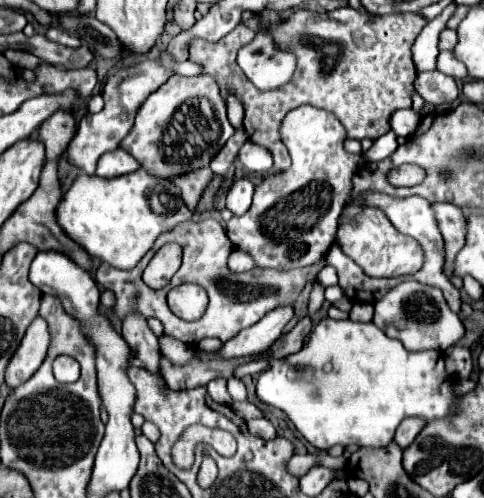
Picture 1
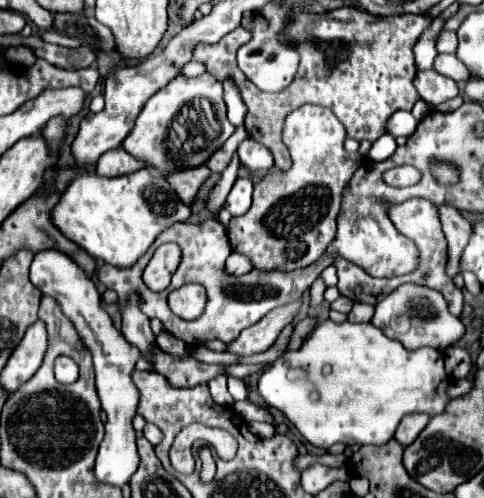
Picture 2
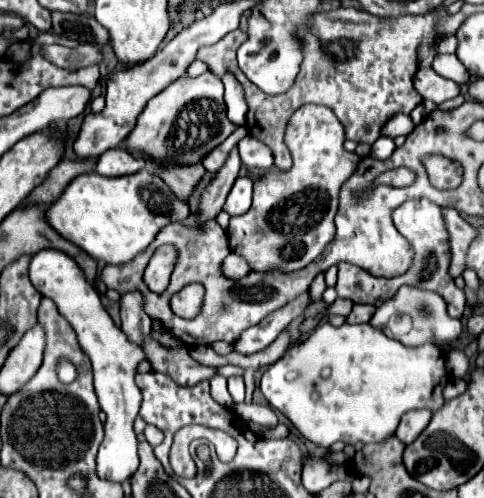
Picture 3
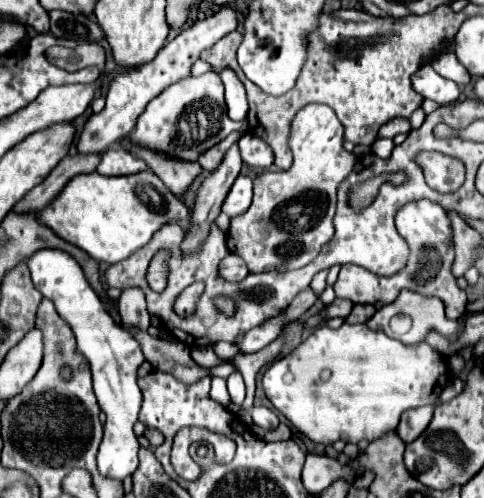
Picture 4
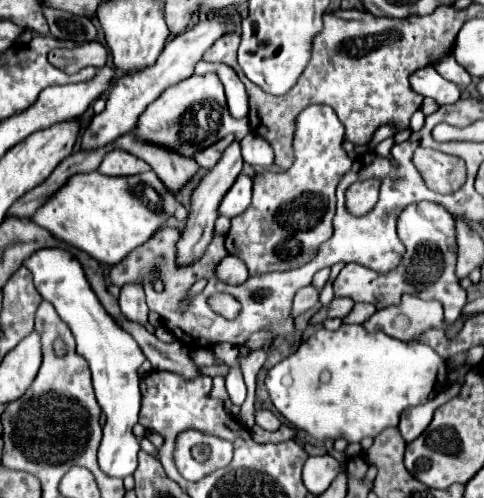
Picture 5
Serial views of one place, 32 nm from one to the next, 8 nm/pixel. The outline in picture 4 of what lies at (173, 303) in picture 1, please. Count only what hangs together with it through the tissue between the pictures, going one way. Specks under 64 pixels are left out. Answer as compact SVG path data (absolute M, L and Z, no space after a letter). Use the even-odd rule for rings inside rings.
M196 282L188 286L182 294L176 299L174 304L175 312L180 316L188 316L194 313L198 298L204 292L204 284Z

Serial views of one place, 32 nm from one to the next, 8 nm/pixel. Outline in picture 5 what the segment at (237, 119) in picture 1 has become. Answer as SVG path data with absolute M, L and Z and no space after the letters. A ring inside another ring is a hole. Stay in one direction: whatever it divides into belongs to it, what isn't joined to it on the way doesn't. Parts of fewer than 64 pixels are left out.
M200 60L194 68L194 74L206 74L206 72L214 72L220 76L227 100L228 108L232 118L246 118L248 114L248 96L246 96L246 88L240 82L240 78L236 76L236 72L228 66L218 66L218 64L210 64Z

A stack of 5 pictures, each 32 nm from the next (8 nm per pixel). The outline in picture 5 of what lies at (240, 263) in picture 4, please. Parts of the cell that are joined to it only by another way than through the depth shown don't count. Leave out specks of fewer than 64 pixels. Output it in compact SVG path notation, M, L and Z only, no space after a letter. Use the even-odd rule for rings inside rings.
M226 256L216 268L216 276L220 276L220 280L226 280L226 284L240 284L248 278L248 268L236 256Z

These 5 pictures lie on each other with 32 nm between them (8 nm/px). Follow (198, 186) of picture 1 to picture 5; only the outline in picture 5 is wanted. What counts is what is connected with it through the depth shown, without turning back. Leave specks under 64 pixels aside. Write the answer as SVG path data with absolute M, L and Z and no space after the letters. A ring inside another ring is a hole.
M132 134L118 138L114 142L114 148L132 152L134 156L148 162L170 192L182 190L200 170L196 160L184 160L182 156L172 156L172 152L164 152L164 148L152 148L152 144L136 144L136 140L132 140Z

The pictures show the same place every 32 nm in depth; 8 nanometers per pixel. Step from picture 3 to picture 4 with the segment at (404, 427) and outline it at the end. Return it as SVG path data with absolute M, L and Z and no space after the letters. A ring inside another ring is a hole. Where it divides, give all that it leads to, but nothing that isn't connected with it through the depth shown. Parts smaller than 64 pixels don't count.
M416 408L416 410L404 412L404 416L402 416L402 420L400 420L398 428L396 428L396 434L406 444L414 442L426 430L426 426L430 424L432 412L434 412L434 408Z

